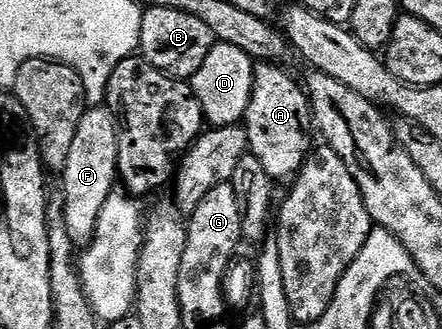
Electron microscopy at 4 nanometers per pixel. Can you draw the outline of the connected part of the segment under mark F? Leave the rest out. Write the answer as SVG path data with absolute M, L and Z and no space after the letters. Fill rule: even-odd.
M106 106L88 107L77 125L69 158L61 173L61 193L64 198L65 225L75 246L90 244L97 230L97 218L117 186L119 170L119 126L111 109Z

